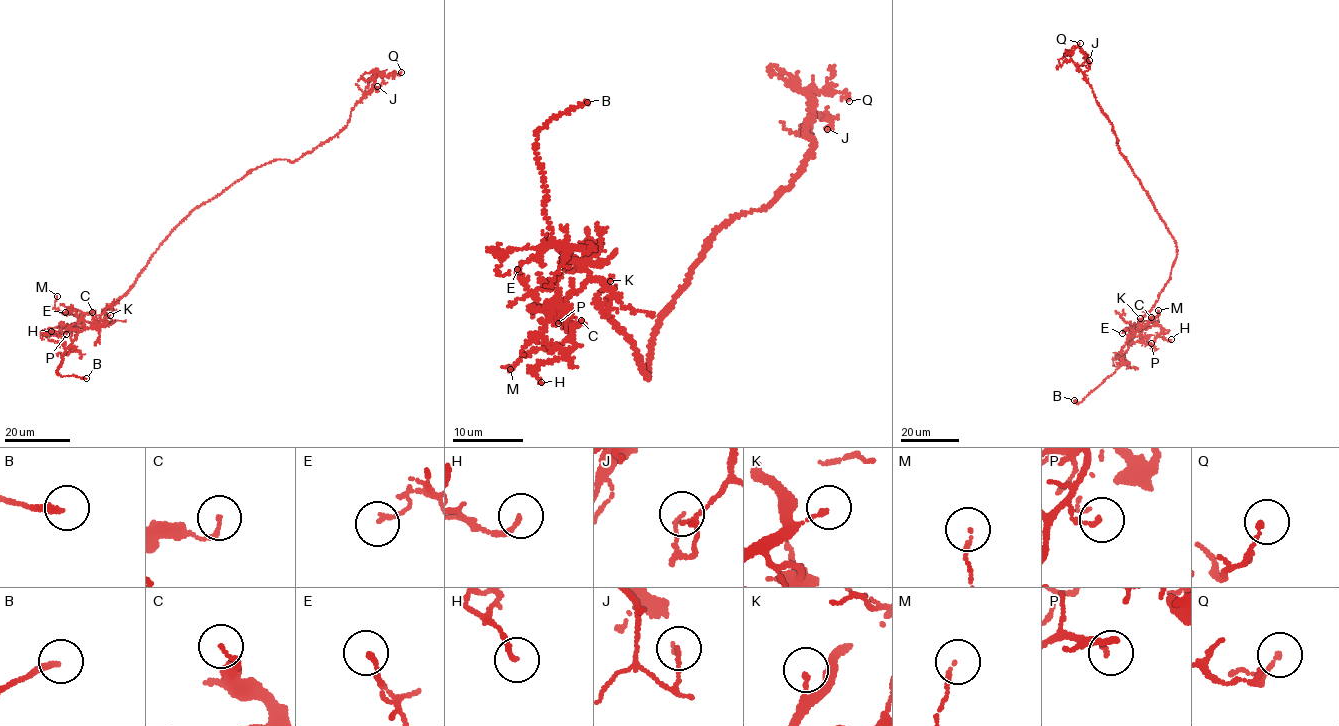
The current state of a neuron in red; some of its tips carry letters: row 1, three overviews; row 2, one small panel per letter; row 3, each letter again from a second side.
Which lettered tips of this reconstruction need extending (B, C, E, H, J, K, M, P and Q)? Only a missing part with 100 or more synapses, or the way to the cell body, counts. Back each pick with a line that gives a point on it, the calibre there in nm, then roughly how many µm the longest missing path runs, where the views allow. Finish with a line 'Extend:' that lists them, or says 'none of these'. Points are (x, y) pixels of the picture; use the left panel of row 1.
B: Place: (86, 378). Thickness 200 nm. Missing length about 20 µm
Extend: B

